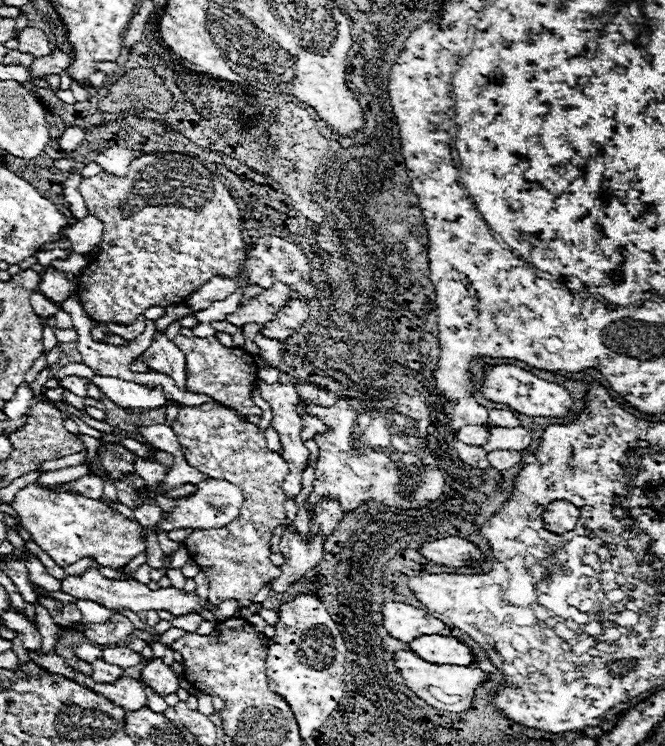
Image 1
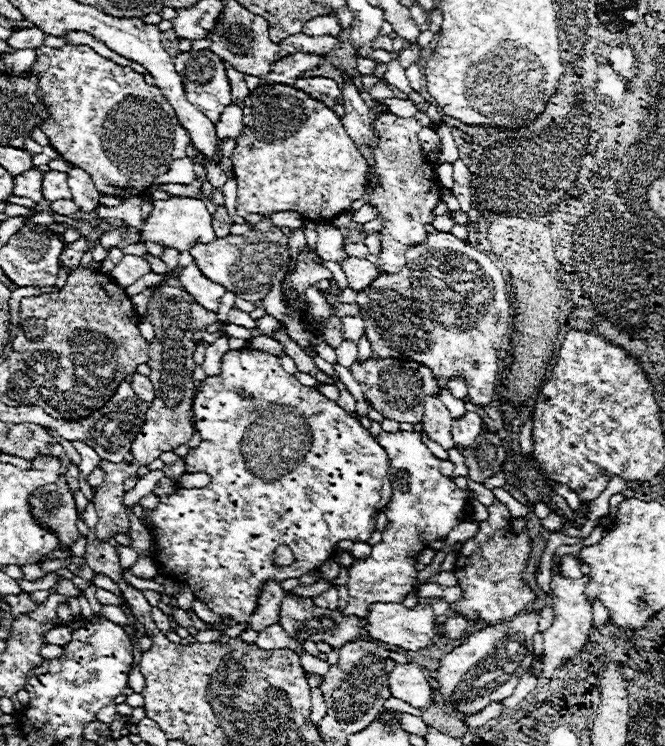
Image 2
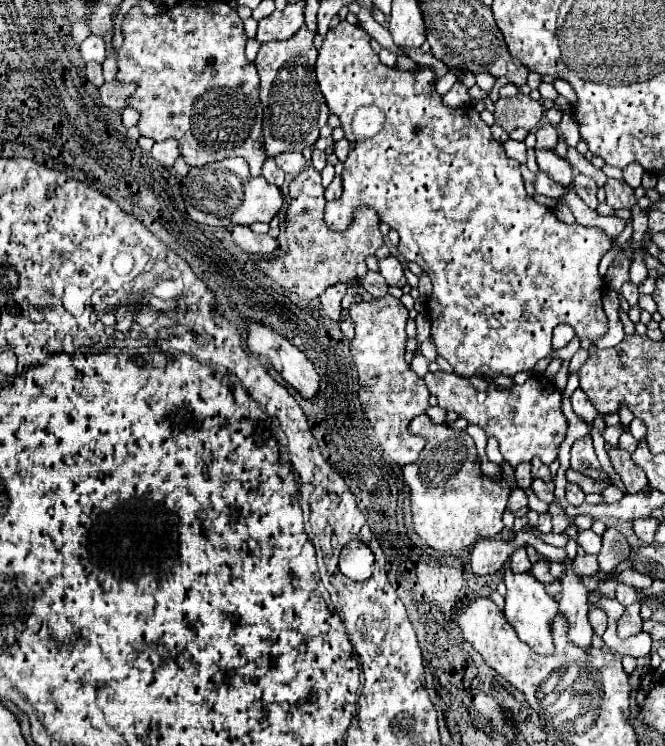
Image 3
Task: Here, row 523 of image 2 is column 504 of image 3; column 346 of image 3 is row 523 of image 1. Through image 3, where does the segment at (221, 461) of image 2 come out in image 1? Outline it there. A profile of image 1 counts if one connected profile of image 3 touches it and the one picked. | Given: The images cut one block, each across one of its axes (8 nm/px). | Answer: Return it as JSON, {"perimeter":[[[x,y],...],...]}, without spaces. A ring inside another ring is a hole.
{"perimeter":[[[204,480],[196,484],[194,494],[186,498],[176,498],[176,506],[170,514],[162,514],[160,524],[156,526],[156,532],[170,532],[170,530],[182,530],[182,528],[220,528],[232,522],[242,508],[244,496],[242,492],[226,482],[226,480]],[[30,482],[18,490],[12,508],[18,512],[22,526],[32,534],[32,540],[62,568],[84,556],[94,556],[94,560],[106,568],[122,568],[146,552],[146,530],[136,520],[122,516],[102,500],[86,498],[72,490],[58,492],[54,486],[42,488]]]}

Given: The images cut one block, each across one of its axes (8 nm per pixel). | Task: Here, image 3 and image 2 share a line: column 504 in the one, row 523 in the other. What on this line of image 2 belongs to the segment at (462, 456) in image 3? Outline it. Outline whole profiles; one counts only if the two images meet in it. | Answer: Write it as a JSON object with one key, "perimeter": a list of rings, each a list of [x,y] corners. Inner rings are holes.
{"perimeter":[[[498,500],[488,508],[488,512],[490,512],[488,520],[480,524],[480,530],[472,540],[464,542],[458,554],[454,572],[458,578],[458,586],[464,590],[464,598],[452,604],[450,608],[466,618],[474,616],[486,622],[498,622],[516,616],[536,596],[522,582],[524,564],[530,554],[530,540],[526,536],[526,528],[524,532],[510,530],[508,524],[508,520],[512,520],[510,512]]]}

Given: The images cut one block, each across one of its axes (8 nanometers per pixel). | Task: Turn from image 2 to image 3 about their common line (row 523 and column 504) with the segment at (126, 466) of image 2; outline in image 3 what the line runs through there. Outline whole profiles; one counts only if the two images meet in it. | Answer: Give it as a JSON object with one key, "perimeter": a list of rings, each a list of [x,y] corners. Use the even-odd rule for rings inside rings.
{"perimeter":[[[518,94],[514,98],[500,98],[494,104],[494,118],[496,124],[502,126],[506,132],[512,132],[514,128],[534,130],[542,118],[542,104],[526,94]]]}

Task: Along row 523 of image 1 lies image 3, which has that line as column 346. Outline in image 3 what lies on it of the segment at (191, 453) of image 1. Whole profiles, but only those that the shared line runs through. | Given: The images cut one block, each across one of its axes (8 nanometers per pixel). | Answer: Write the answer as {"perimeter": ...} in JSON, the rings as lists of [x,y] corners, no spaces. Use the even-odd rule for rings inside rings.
{"perimeter":[[[310,166],[290,182],[290,204],[286,212],[288,252],[256,262],[256,268],[262,274],[306,300],[318,298],[328,286],[338,282],[358,286],[358,282],[366,276],[364,260],[384,244],[384,238],[378,230],[380,220],[372,208],[360,210],[360,214],[356,214],[352,226],[344,234],[332,234],[324,226],[324,204],[326,200],[320,172]]]}

